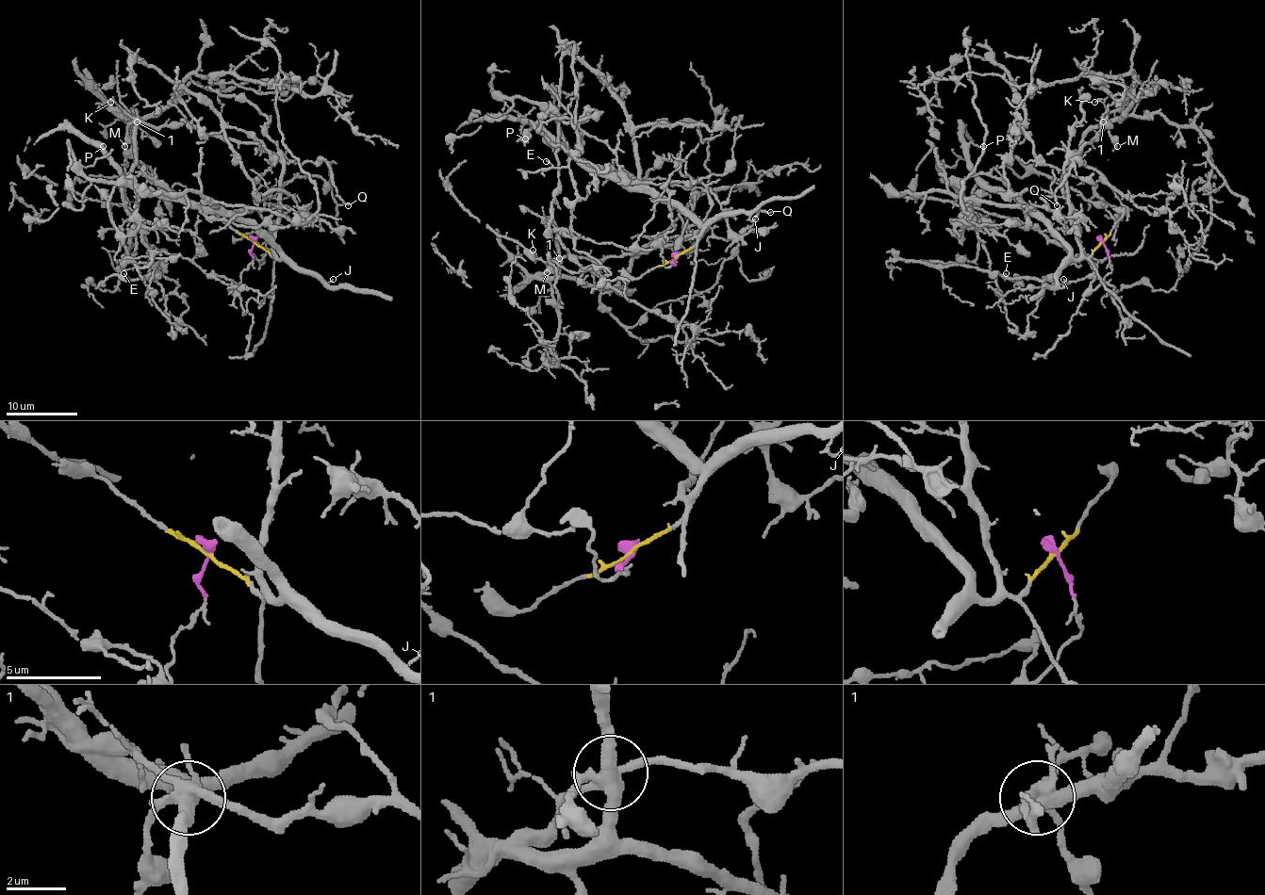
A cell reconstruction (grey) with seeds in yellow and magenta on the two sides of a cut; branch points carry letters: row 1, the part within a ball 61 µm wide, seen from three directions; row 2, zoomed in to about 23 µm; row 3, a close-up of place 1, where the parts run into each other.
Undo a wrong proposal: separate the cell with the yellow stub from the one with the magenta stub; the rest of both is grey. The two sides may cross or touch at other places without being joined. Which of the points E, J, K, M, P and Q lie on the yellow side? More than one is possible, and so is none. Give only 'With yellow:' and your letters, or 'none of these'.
With yellow: J, K, M, P, Q

